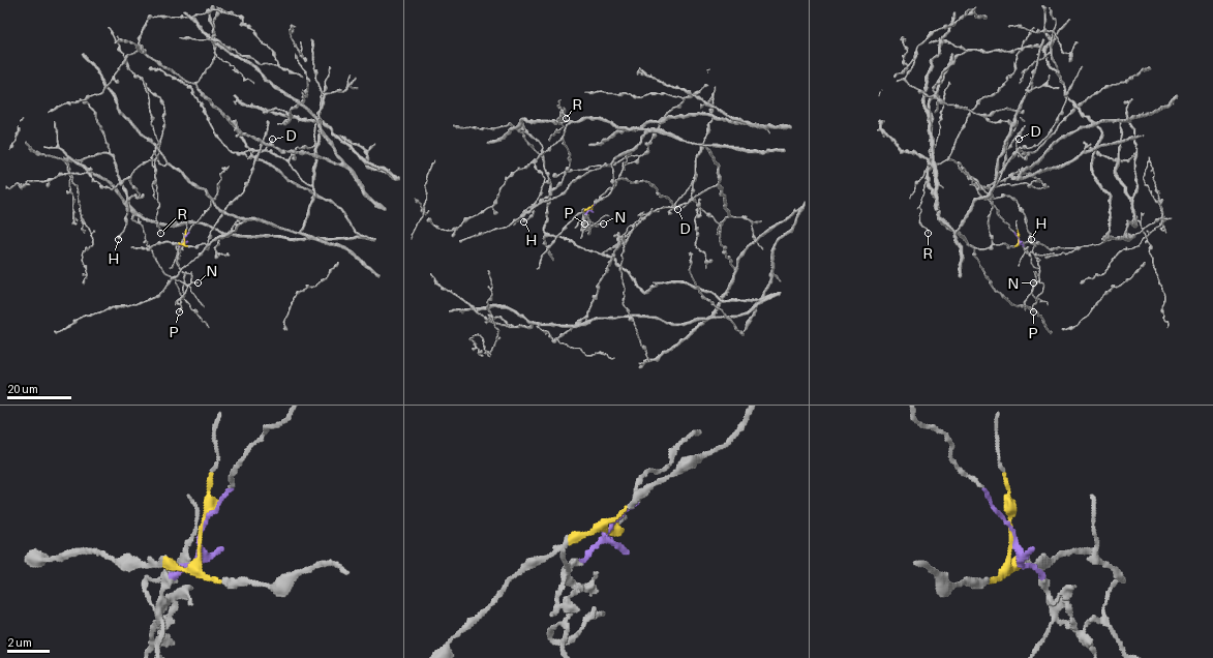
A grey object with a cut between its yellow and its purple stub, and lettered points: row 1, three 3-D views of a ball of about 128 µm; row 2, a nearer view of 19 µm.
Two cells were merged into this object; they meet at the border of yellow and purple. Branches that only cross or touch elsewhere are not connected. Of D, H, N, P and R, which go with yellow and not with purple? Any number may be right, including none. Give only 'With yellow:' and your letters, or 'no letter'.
With yellow: D, H, R

